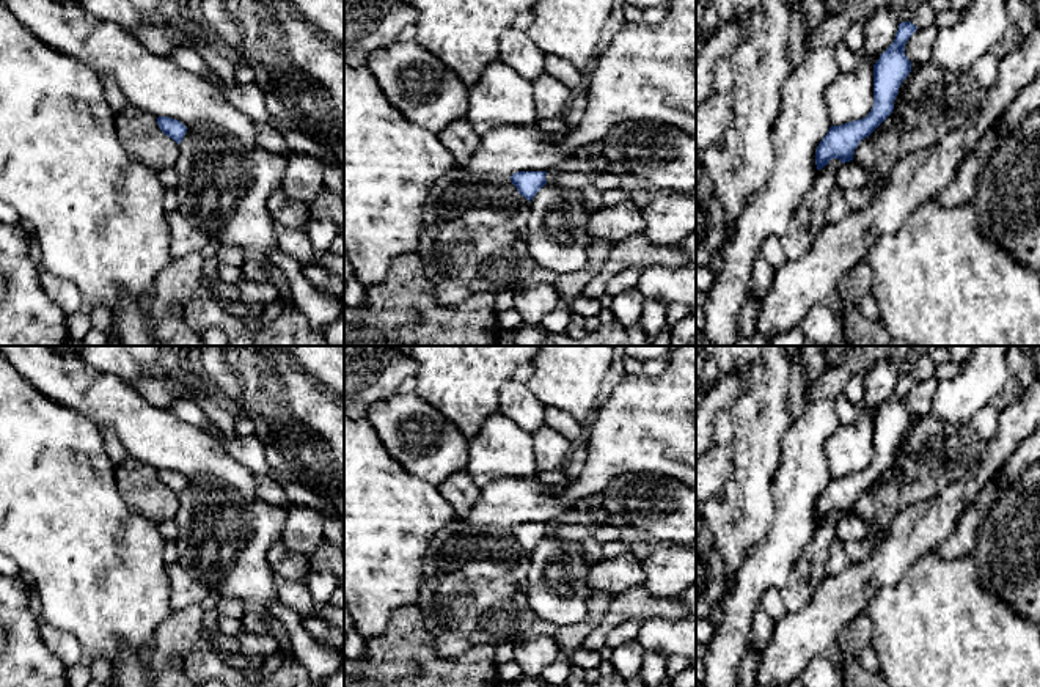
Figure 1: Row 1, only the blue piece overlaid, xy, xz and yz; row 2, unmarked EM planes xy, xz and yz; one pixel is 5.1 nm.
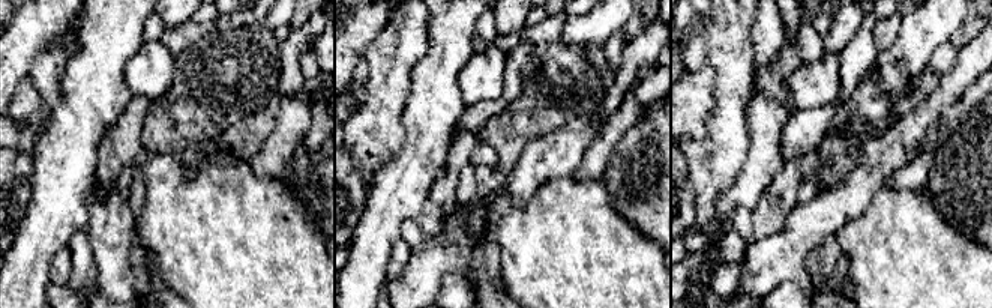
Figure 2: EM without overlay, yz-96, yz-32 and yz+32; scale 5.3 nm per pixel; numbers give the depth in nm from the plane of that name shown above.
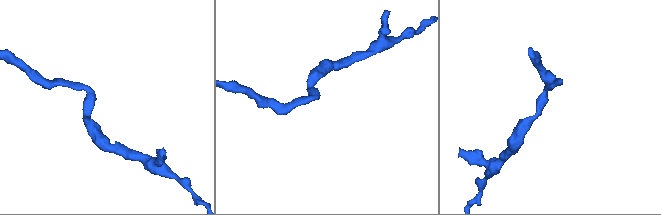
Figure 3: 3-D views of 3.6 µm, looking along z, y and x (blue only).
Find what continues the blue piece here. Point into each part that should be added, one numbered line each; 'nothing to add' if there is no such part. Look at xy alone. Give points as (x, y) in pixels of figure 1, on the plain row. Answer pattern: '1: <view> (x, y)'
nothing to add

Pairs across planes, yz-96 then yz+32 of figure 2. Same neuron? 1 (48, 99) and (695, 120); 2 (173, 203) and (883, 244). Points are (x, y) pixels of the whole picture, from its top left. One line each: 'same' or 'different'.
1: different
2: same

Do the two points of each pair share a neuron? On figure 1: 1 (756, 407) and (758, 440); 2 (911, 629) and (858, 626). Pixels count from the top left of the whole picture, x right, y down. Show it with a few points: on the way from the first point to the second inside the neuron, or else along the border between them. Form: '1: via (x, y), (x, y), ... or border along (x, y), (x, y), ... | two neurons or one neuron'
1: via (758, 415), (758, 433) | one neuron
2: border along (863, 610), (871, 623), (872, 643) | two neurons

